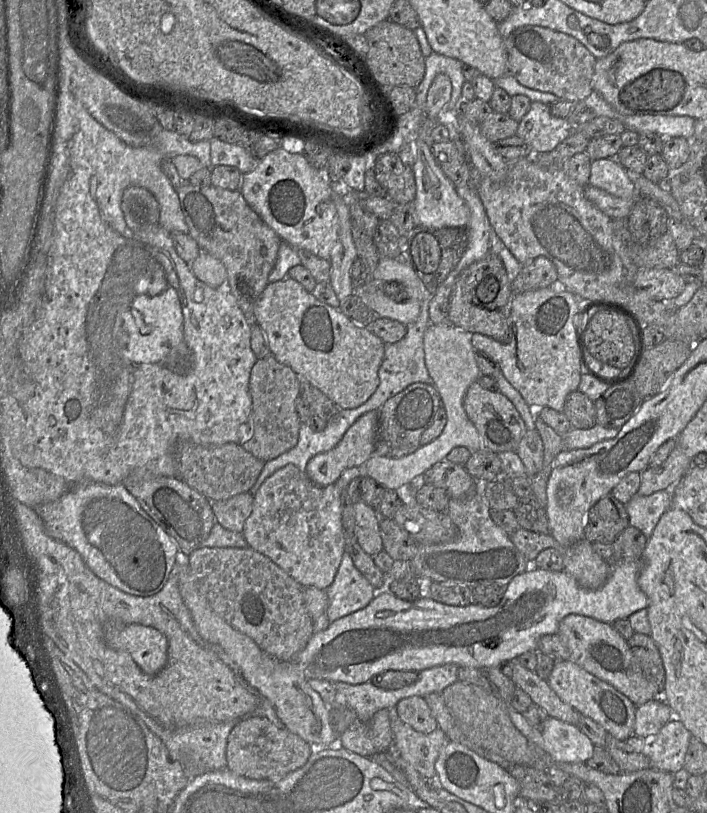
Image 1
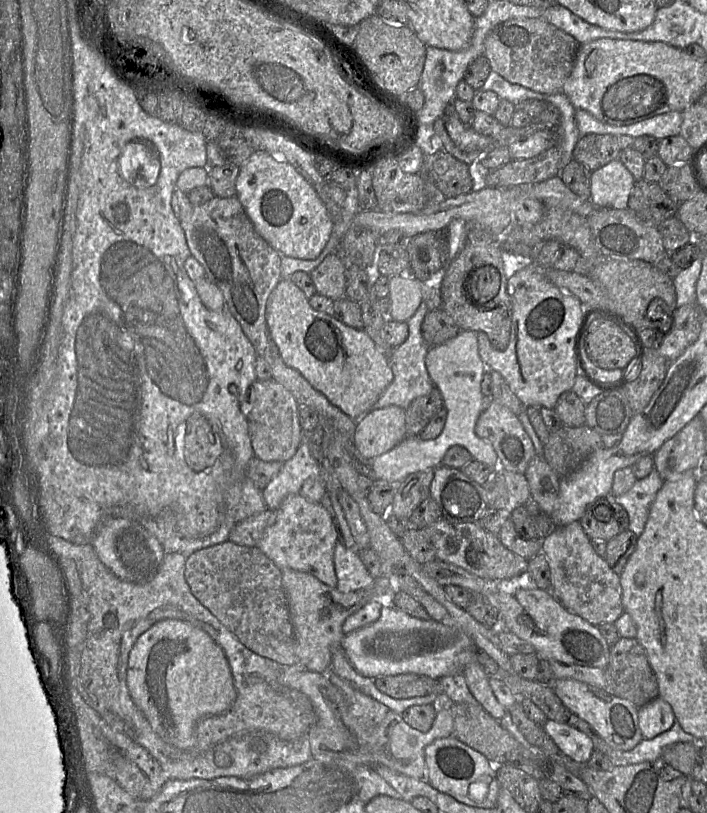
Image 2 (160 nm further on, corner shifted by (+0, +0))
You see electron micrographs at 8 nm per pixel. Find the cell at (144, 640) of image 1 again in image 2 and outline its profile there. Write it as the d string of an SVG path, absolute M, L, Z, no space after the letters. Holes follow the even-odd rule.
M174 619L155 623L137 639L129 656L127 685L153 730L181 750L194 747L194 732L201 719L228 711L237 698L223 649L203 630Z

